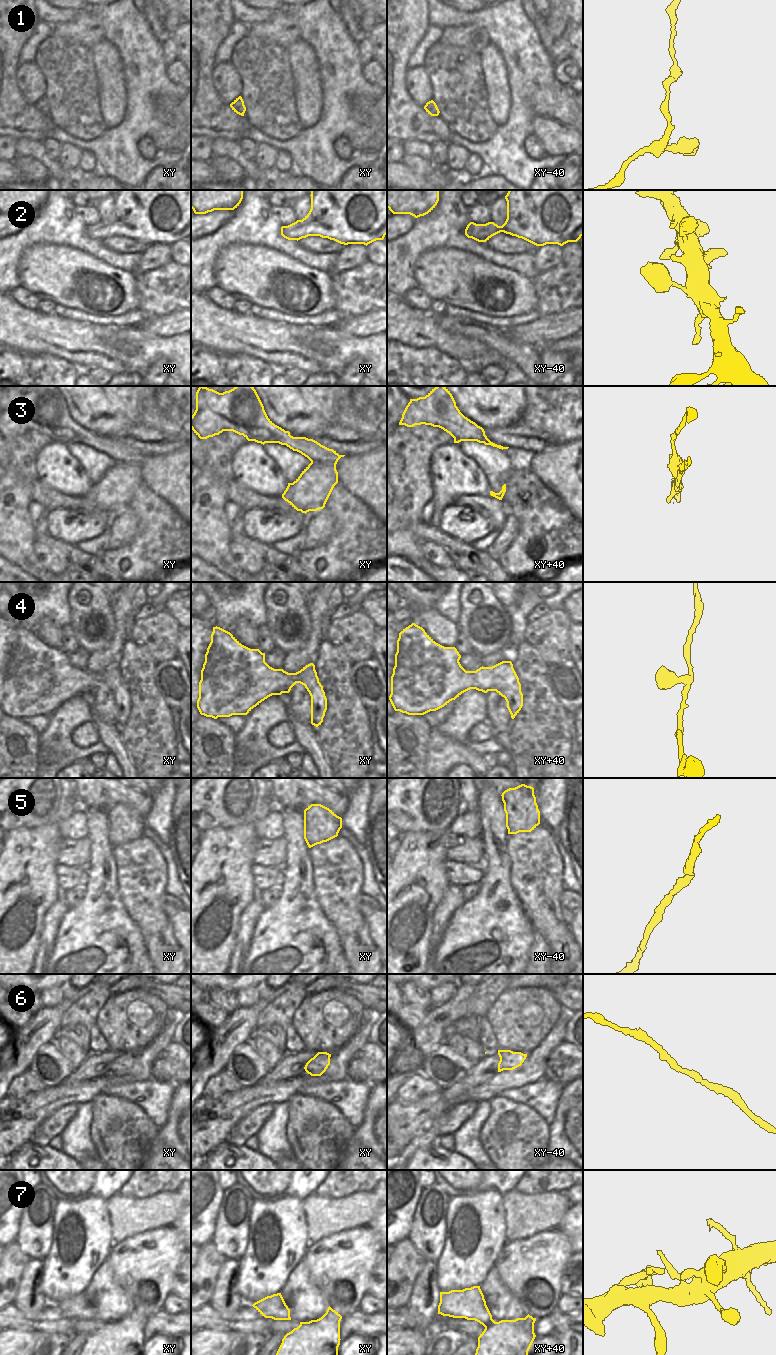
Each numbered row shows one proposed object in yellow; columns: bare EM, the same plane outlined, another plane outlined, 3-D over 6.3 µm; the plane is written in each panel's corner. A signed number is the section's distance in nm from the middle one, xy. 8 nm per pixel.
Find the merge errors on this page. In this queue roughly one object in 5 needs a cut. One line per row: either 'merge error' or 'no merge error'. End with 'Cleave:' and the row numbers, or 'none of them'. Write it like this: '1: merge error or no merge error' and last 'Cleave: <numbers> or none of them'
1: no merge error
2: no merge error
3: merge error
4: no merge error
5: no merge error
6: no merge error
7: no merge error
Cleave: 3

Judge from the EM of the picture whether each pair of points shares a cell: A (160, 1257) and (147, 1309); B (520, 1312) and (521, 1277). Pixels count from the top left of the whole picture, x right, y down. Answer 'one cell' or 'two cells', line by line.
A: one cell
B: two cells

